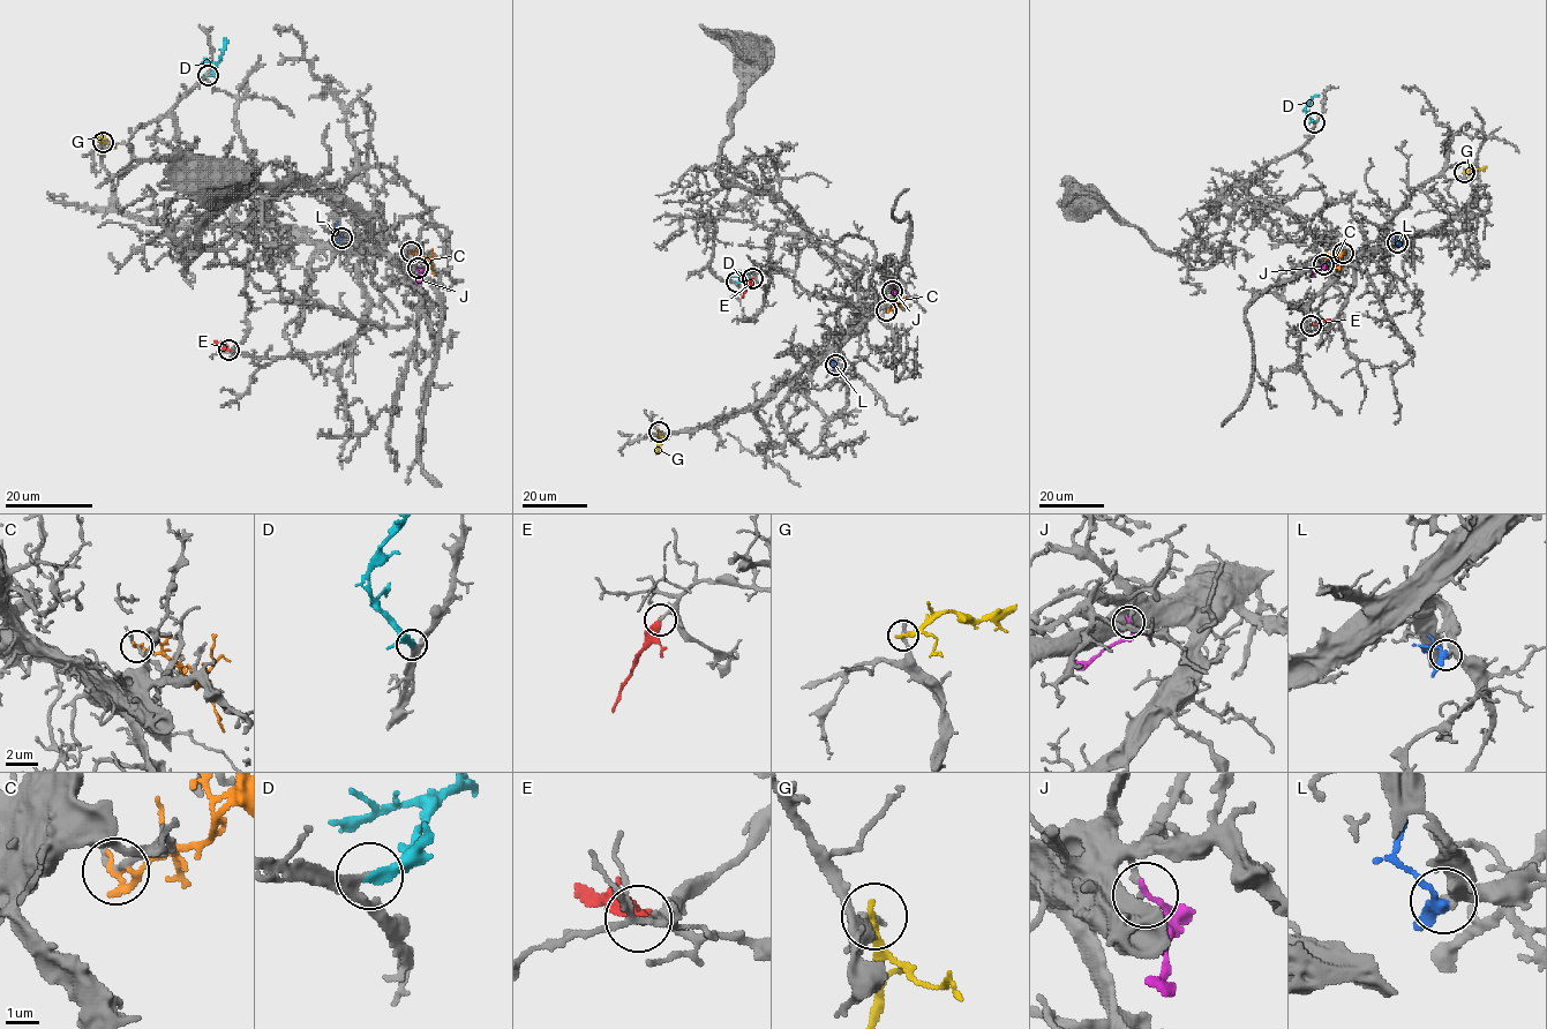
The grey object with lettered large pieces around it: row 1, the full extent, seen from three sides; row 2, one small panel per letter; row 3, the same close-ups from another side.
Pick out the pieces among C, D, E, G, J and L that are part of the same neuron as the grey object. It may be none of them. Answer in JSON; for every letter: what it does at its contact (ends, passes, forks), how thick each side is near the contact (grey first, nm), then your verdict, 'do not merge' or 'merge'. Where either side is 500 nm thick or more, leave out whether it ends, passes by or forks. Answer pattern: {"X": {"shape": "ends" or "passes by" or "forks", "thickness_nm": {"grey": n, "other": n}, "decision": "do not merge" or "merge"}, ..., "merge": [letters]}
{"C": {"shape": "ends", "thickness_nm": {"grey": 180, "other": 240}, "decision": "do not merge"}, "D": {"shape": "ends", "thickness_nm": {"grey": 200, "other": 280}, "decision": "merge"}, "E": {"shape": "ends", "thickness_nm": {"grey": 120, "other": 360}, "decision": "do not merge"}, "G": {"shape": "ends", "thickness_nm": {"grey": 320, "other": 240}, "decision": "do not merge"}, "J": {"shape": "ends", "thickness_nm": {"grey": 190, "other": 190}, "decision": "do not merge"}, "L": {"shape": "passes by", "thickness_nm": {"grey": 280, "other": 300}, "decision": "do not merge"}, "merge": ["D"]}

